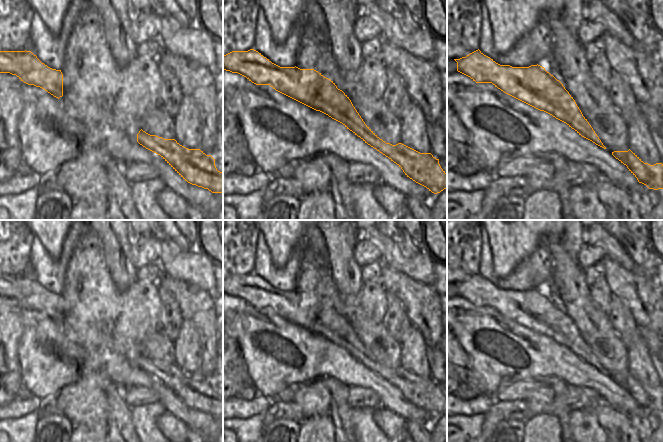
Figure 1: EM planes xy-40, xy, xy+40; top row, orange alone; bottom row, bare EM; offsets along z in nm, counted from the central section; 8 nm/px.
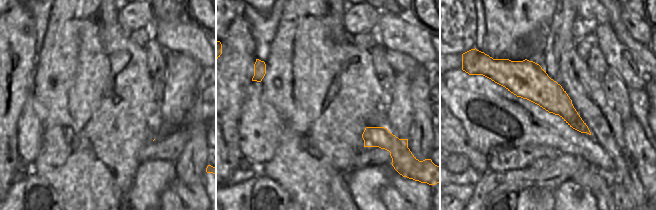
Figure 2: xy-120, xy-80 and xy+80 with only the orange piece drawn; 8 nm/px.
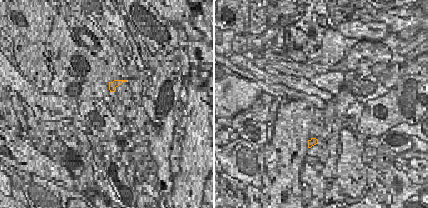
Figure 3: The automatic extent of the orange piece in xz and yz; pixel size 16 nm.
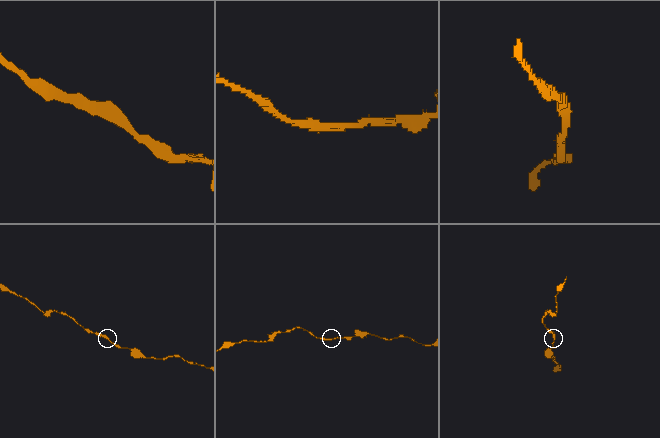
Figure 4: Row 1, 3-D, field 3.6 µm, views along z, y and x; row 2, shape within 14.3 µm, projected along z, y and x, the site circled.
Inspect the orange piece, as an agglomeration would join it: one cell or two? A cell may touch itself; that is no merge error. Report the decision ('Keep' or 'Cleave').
Keep.

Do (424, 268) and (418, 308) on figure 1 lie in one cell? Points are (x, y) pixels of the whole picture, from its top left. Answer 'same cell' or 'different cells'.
different cells

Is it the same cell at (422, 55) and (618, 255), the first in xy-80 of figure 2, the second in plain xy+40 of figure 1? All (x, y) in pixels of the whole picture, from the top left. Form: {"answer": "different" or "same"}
{"answer": "same"}

